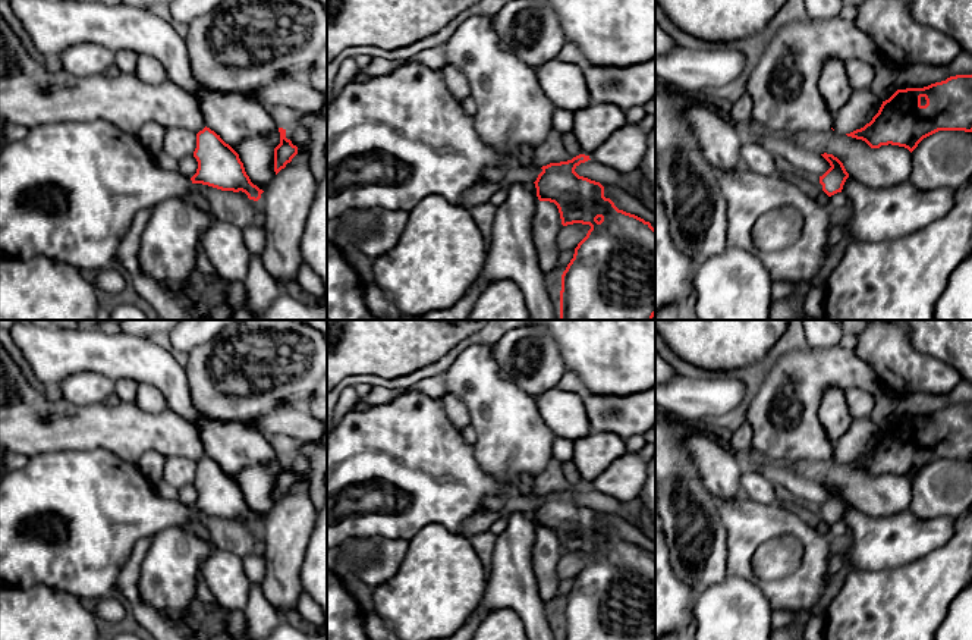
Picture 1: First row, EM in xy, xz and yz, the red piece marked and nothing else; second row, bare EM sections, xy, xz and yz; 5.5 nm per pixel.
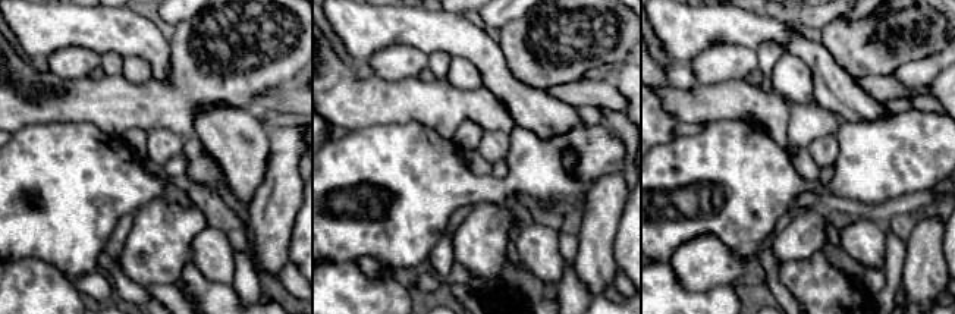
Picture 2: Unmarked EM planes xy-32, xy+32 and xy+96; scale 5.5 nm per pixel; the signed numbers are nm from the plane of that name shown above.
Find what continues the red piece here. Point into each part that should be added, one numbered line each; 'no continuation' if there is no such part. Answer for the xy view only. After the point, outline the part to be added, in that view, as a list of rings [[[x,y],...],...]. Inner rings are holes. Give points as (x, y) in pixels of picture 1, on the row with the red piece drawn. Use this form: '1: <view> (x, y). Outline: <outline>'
1: xy (69, 191). Outline: [[[97,120],[54,122],[31,128],[22,139],[0,151],[0,257],[31,260],[50,257],[84,270],[106,270],[116,261],[116,251],[133,216],[167,198],[185,198],[192,181],[177,170],[164,170],[136,135],[113,123]]]

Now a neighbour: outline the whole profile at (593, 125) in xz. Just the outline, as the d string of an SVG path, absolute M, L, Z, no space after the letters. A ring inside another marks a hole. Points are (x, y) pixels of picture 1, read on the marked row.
M591 104L575 113L575 134L582 154L589 156L617 129L627 123L626 112L611 104Z

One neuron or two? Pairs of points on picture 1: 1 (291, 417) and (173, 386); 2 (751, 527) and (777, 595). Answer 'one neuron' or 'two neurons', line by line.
1: two neurons
2: one neuron

